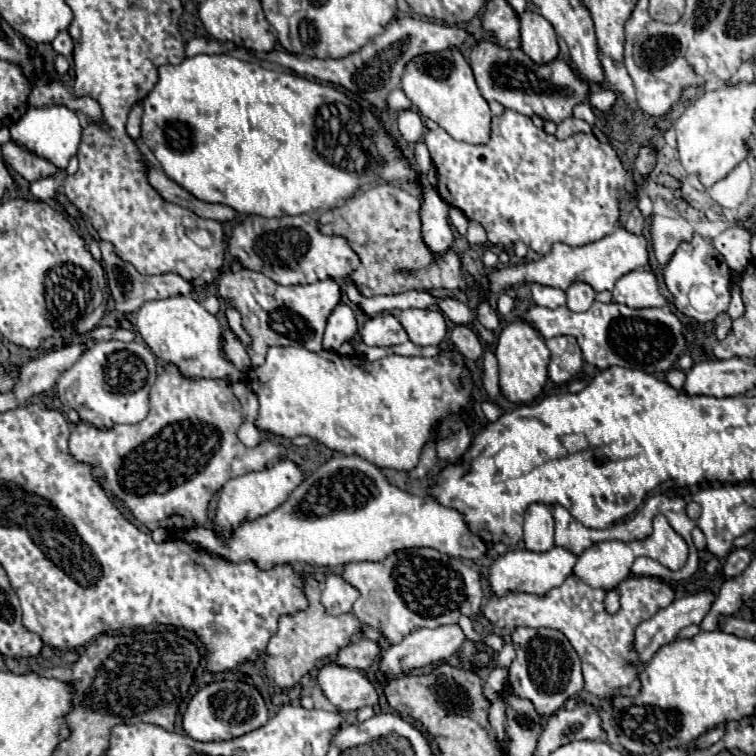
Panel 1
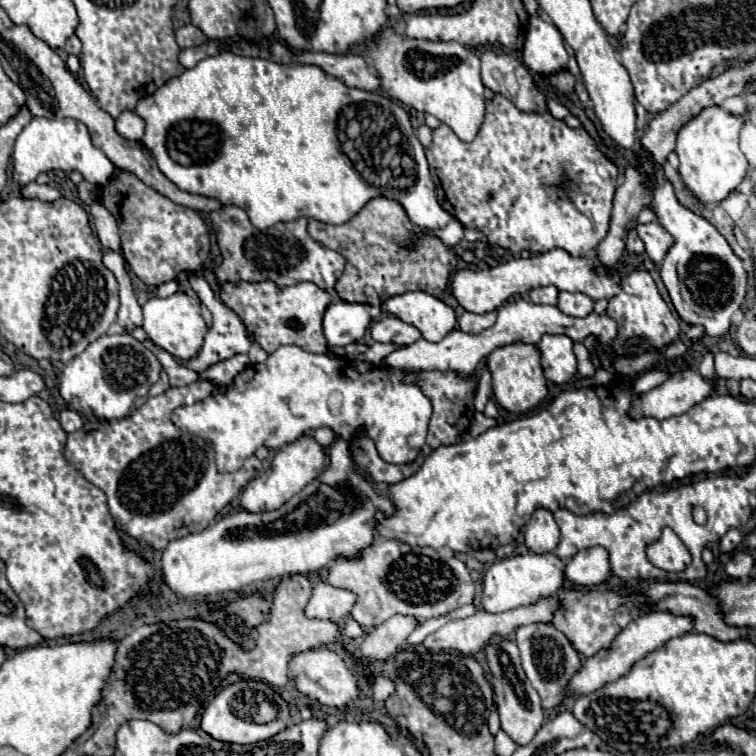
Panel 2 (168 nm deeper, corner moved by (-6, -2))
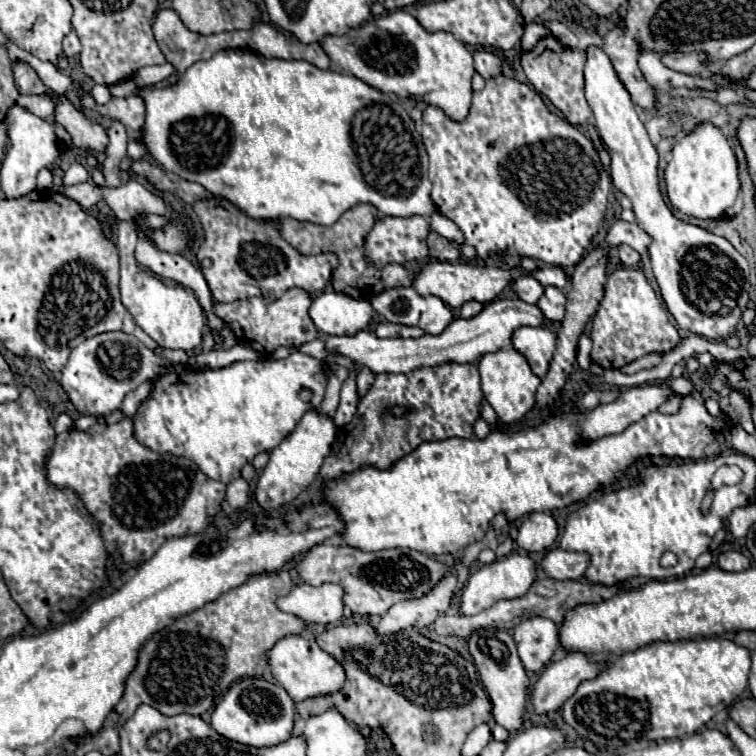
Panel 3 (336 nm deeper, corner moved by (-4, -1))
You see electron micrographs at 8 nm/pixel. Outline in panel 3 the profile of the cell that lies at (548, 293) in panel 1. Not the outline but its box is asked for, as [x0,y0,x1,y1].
[511,275,543,303]

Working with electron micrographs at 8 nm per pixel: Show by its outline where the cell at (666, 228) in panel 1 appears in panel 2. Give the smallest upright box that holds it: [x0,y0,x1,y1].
[637,222,675,264]

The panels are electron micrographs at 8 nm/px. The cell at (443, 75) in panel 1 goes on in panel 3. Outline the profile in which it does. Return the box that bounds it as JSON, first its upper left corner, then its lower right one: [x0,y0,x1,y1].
[319,9,475,121]

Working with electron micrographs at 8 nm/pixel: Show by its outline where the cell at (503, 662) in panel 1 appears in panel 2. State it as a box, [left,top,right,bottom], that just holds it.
[485,640,543,746]

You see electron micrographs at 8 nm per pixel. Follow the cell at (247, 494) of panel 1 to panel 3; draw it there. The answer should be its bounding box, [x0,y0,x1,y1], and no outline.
[255,409,337,509]

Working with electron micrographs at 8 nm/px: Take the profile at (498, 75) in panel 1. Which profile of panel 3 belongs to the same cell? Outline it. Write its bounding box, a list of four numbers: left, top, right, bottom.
[473,51,501,79]

